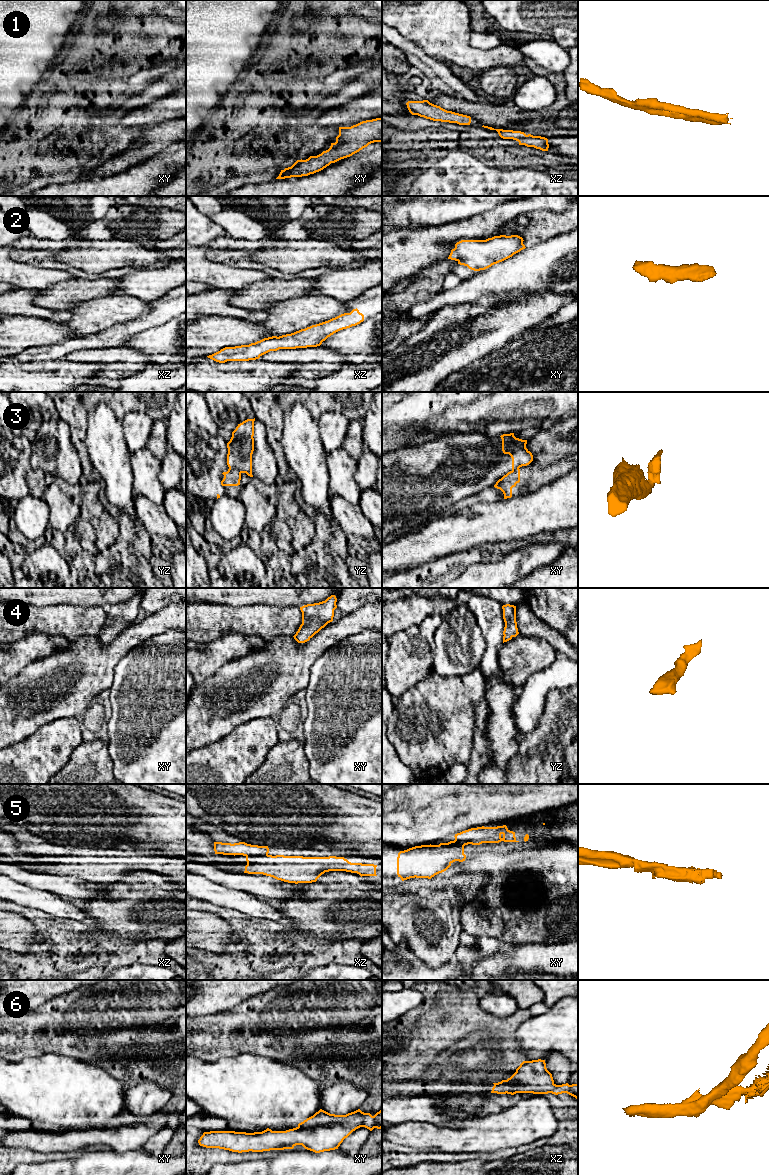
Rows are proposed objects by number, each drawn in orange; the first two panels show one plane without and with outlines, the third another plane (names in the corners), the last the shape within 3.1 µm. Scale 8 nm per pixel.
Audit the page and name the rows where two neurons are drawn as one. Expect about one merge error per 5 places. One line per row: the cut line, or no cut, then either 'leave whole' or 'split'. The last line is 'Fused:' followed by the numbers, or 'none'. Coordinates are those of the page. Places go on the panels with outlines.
1: no cut; leave whole
2: no cut; leave whole
3: cut in yz along (229, 467), (235, 468), (240, 473); split
4: no cut; leave whole
5: no cut; leave whole
6: cut in xy along (298, 1126), (345, 1124), (349, 1125), (353, 1130); split
Fused: 3, 6

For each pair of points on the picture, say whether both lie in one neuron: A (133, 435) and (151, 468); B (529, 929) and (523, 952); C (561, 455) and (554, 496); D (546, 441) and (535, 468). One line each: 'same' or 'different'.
A: same
B: different
C: different
D: same

